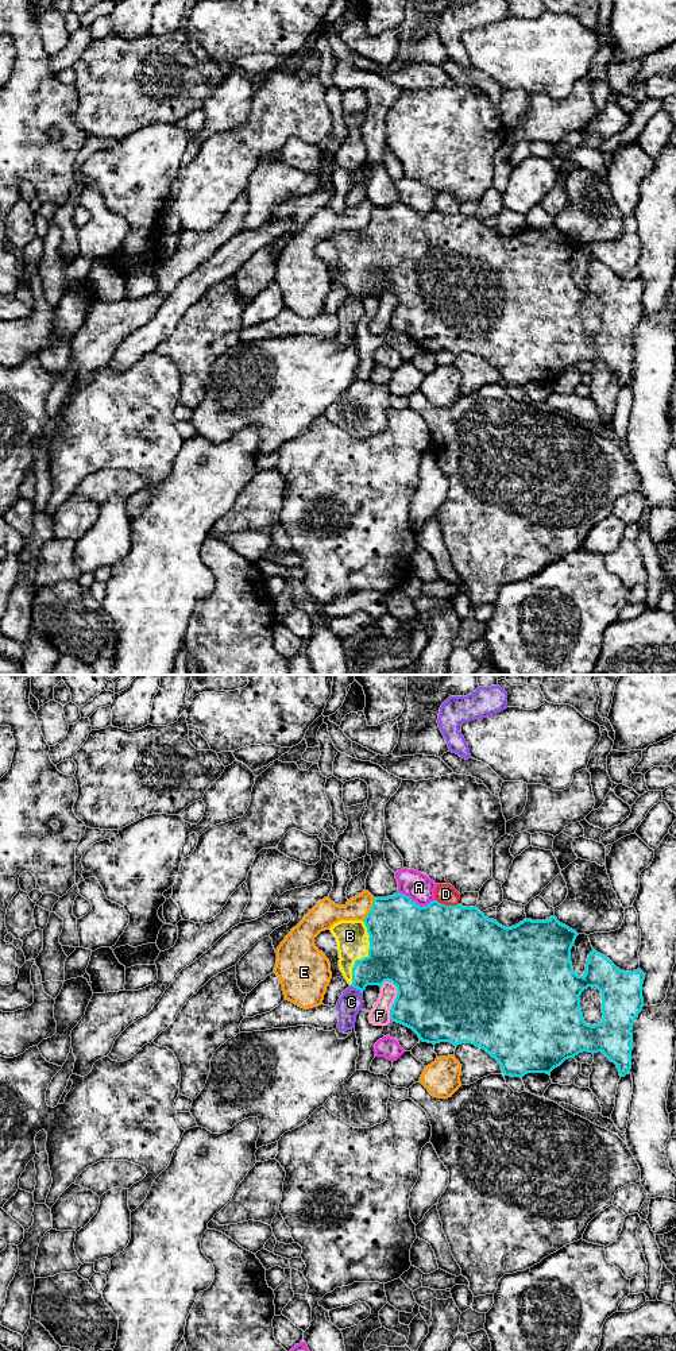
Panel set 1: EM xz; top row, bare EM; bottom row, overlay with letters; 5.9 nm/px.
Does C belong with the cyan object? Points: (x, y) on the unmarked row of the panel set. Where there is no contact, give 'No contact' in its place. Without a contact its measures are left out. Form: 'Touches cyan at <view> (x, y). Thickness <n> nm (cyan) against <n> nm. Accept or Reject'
Touches cyan at xz (356, 297). Thickness 240 nm (cyan) against 140 nm. Reject

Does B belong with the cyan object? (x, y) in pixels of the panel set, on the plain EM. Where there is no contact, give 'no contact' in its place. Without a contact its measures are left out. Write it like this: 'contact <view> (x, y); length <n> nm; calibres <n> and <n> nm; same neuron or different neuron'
contact xz (366, 266); length 400 nm; calibres 440 and 180 nm; same neuron

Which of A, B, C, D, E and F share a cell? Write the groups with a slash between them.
A / B / C / D / E / F

